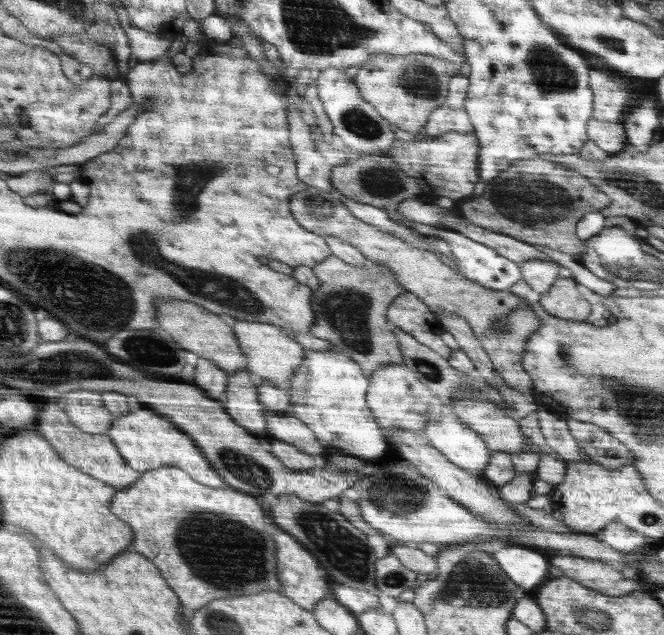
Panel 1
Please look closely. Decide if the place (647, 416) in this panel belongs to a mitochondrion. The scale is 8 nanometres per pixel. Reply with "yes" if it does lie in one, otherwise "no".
yes

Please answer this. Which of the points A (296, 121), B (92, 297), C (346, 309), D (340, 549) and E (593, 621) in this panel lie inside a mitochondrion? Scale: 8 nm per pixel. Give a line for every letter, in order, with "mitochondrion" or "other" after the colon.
A: other
B: mitochondrion
C: mitochondrion
D: mitochondrion
E: mitochondrion

